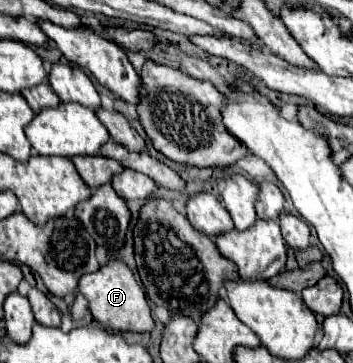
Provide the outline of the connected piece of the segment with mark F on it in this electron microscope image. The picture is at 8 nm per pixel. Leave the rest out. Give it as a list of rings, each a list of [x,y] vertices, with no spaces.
[[[107,260],[107,264],[103,264],[97,272],[85,274],[79,280],[79,292],[87,298],[89,312],[93,314],[93,318],[109,330],[149,332],[155,326],[151,312],[149,312],[147,298],[145,298],[141,286],[137,284],[133,272],[127,268],[127,264],[123,260]]]

